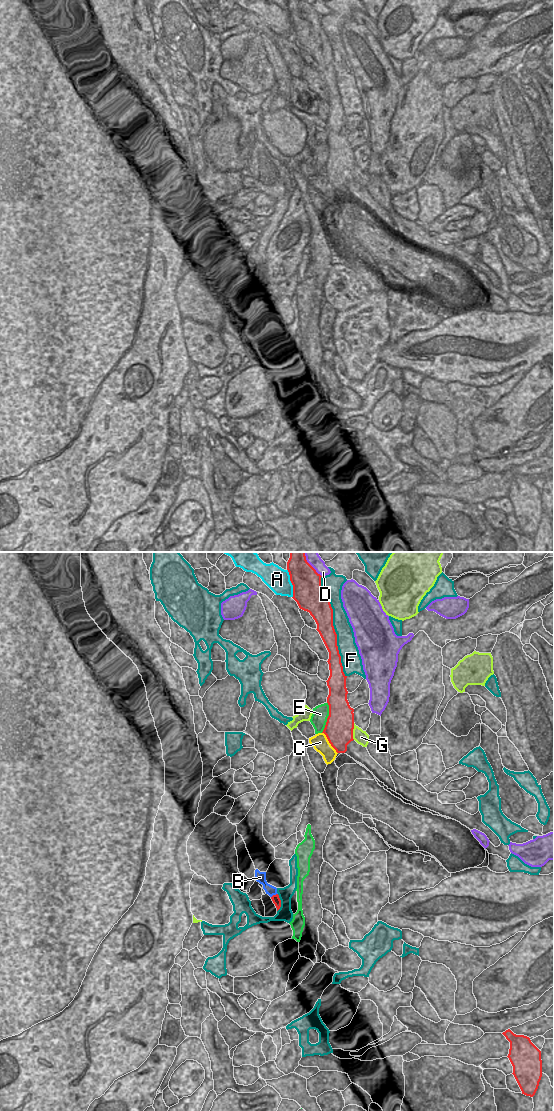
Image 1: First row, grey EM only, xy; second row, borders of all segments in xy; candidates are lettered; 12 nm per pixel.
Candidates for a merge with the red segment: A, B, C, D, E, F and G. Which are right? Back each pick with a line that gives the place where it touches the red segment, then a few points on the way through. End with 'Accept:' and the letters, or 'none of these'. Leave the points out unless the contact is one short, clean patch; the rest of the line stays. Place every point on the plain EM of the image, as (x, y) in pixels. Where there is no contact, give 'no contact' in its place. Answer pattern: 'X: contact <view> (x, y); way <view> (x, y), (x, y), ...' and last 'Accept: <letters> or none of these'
B: contact xy (274, 335)
Accept: B

